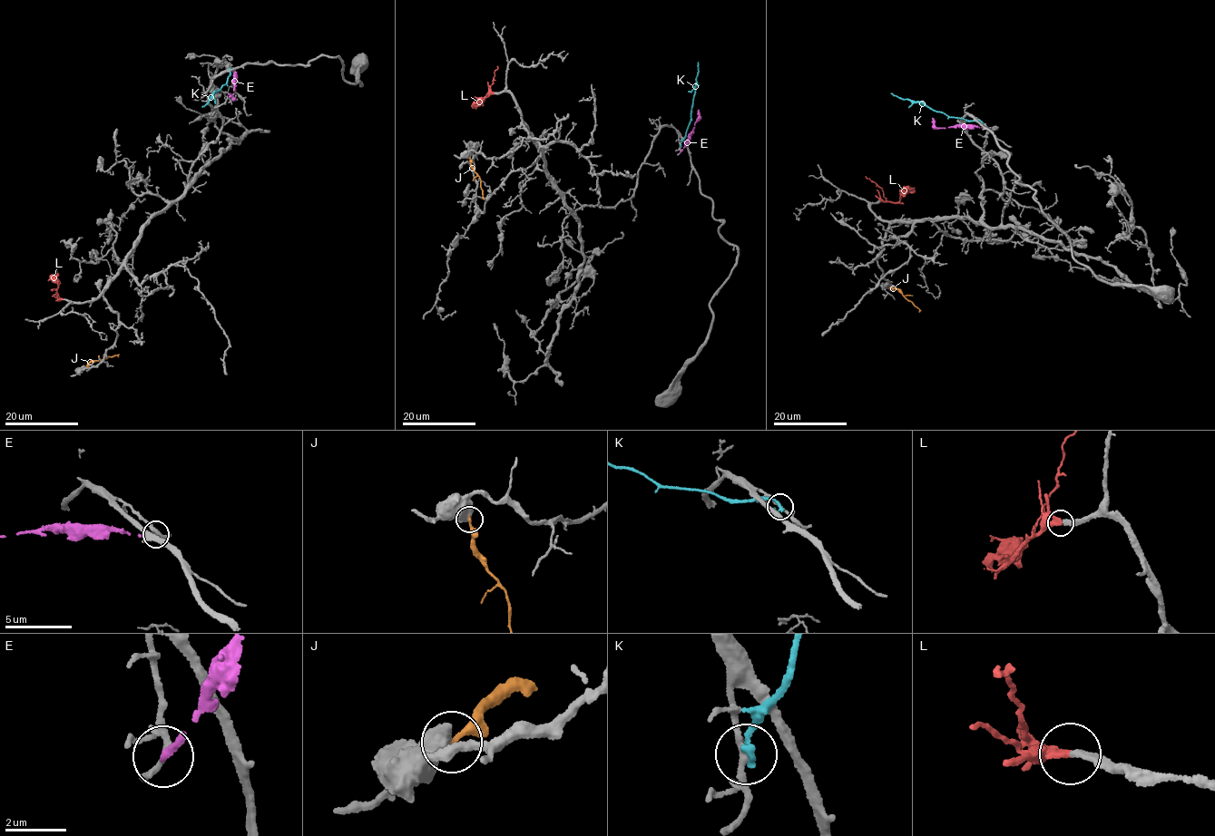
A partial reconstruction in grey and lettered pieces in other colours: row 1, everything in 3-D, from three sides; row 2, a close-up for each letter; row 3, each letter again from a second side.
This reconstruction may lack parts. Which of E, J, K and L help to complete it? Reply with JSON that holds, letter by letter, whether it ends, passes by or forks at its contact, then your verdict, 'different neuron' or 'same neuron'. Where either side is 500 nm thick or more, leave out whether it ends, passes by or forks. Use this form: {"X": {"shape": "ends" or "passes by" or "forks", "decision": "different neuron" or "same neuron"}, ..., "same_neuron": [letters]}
{"E": {"shape": "ends", "decision": "different neuron"}, "J": {"decision": "different neuron"}, "K": {"shape": "ends", "decision": "different neuron"}, "L": {"shape": "ends", "decision": "same neuron"}, "same_neuron": ["L"]}

